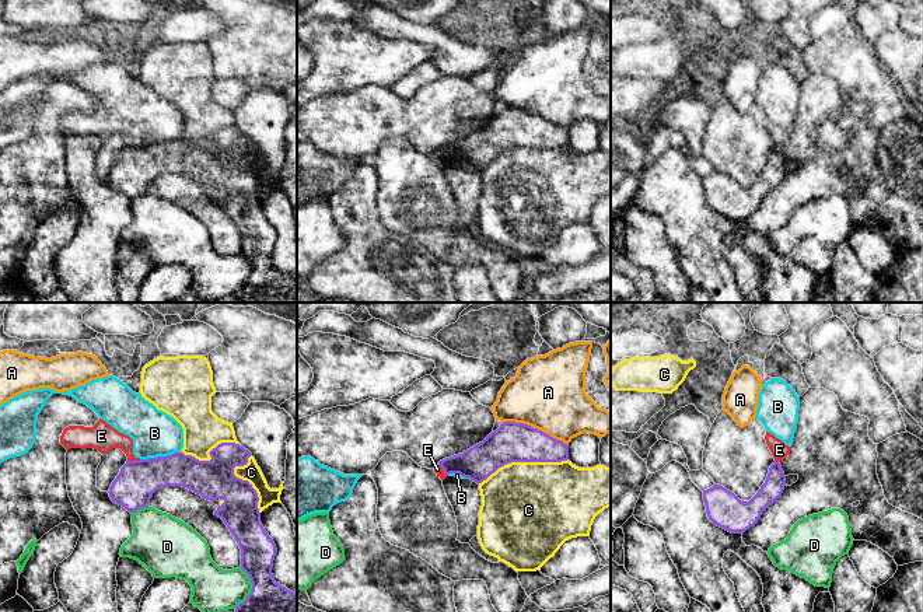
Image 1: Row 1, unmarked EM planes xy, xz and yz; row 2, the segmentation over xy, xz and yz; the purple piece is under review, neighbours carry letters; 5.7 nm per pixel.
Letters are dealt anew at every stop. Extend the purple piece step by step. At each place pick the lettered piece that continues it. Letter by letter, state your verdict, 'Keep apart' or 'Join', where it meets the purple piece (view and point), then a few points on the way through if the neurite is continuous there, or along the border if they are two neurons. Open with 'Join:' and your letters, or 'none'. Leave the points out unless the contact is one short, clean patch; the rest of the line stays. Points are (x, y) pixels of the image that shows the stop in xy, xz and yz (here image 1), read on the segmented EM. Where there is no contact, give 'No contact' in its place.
Join: none
A: Keep apart. Touches purple at xz (535, 429). Boundary: xz (503, 422), (527, 423), (562, 440), (567, 446)
B: Keep apart. Touches purple at xy (160, 457)
C: Keep apart. Touches purple at xz (523, 461)
D: Keep apart. Touches purple at xy (252, 588)
E: Keep apart. Touches purple at xy (133, 461). Boundary: xy (140, 460), (128, 461)

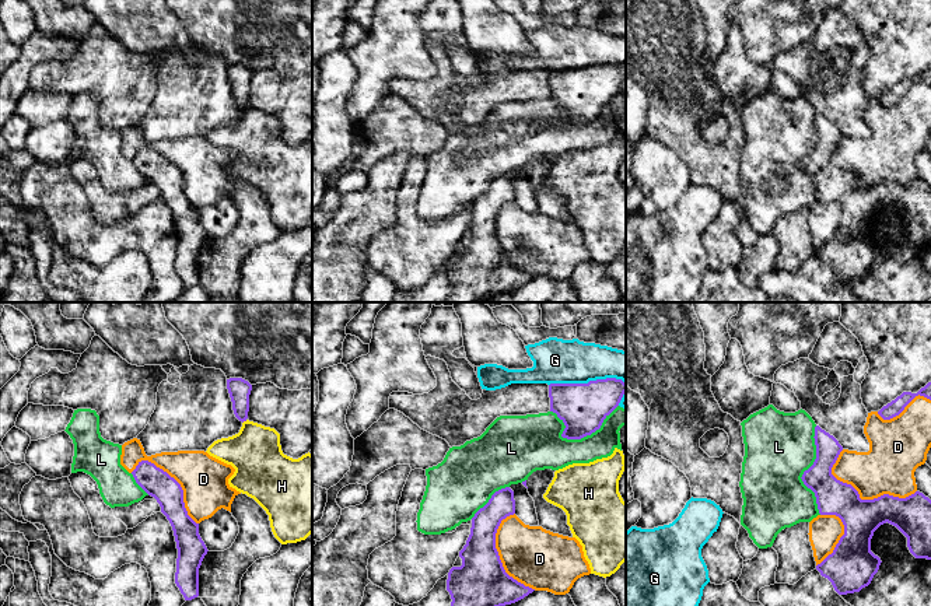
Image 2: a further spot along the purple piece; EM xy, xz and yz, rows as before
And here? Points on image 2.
Join: none
D: Keep apart. Touches purple at yz (870, 500)
G: Keep apart. Touches purple at xz (588, 382)
H: Keep apart. Touches purple at xy (244, 420)
L: Keep apart. Touches purple at xz (578, 438)

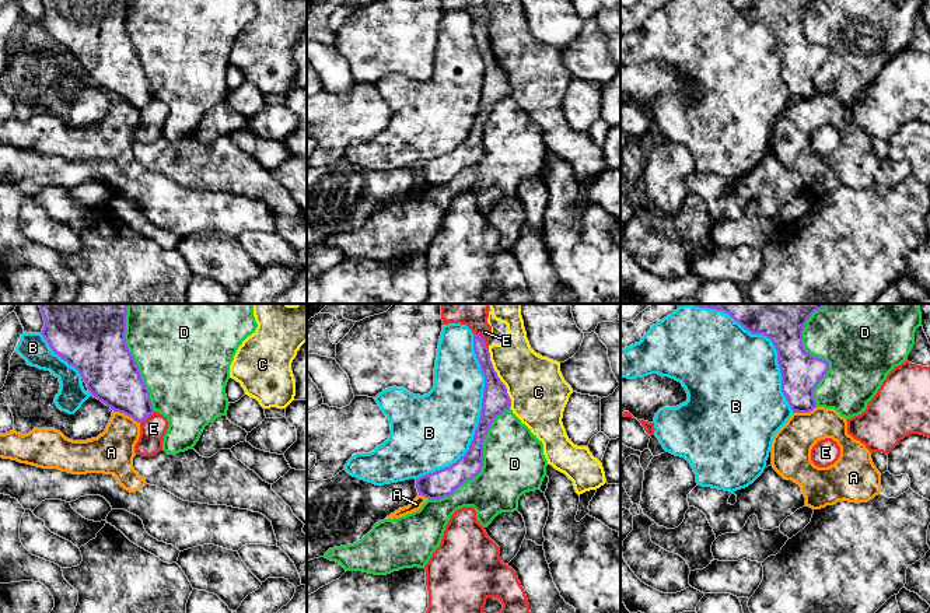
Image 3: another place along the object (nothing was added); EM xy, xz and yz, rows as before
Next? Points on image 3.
Join: none
A: Keep apart. Touches purple at xy (126, 414). Boundary: xy (114, 410), (122, 412), (139, 423)
B: Keep apart. Touches purple at xz (479, 417)
C: Keep apart. Touches purple at xz (499, 378)
D: Keep apart. Touches purple at xz (482, 463)
E: Keep apart. Touches purple at xz (483, 340)

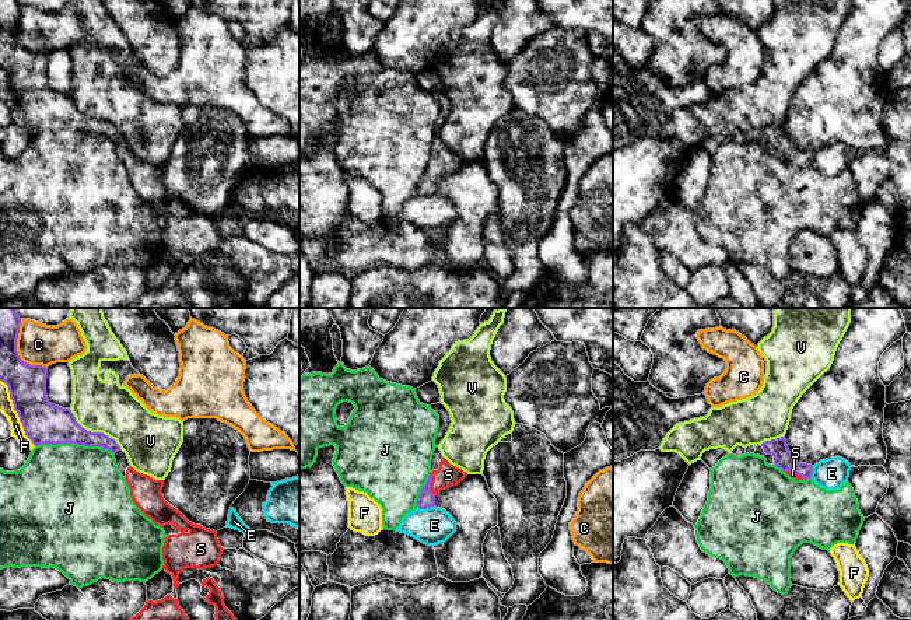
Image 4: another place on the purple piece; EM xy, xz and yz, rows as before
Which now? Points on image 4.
Join: S
C: Keep apart. Touches purple at xy (17, 351)
E: Keep apart. Touches purple at xz (426, 508). Boundary: xz (433, 505), (419, 508)
F: Keep apart. Touches purple at xy (17, 412)
J: Keep apart. Touches purple at xy (74, 442)
S: Join. Touches purple at xz (430, 486). Path across: xz (426, 500), (430, 486), (448, 475)
V: Keep apart. Touches purple at xy (94, 433)

